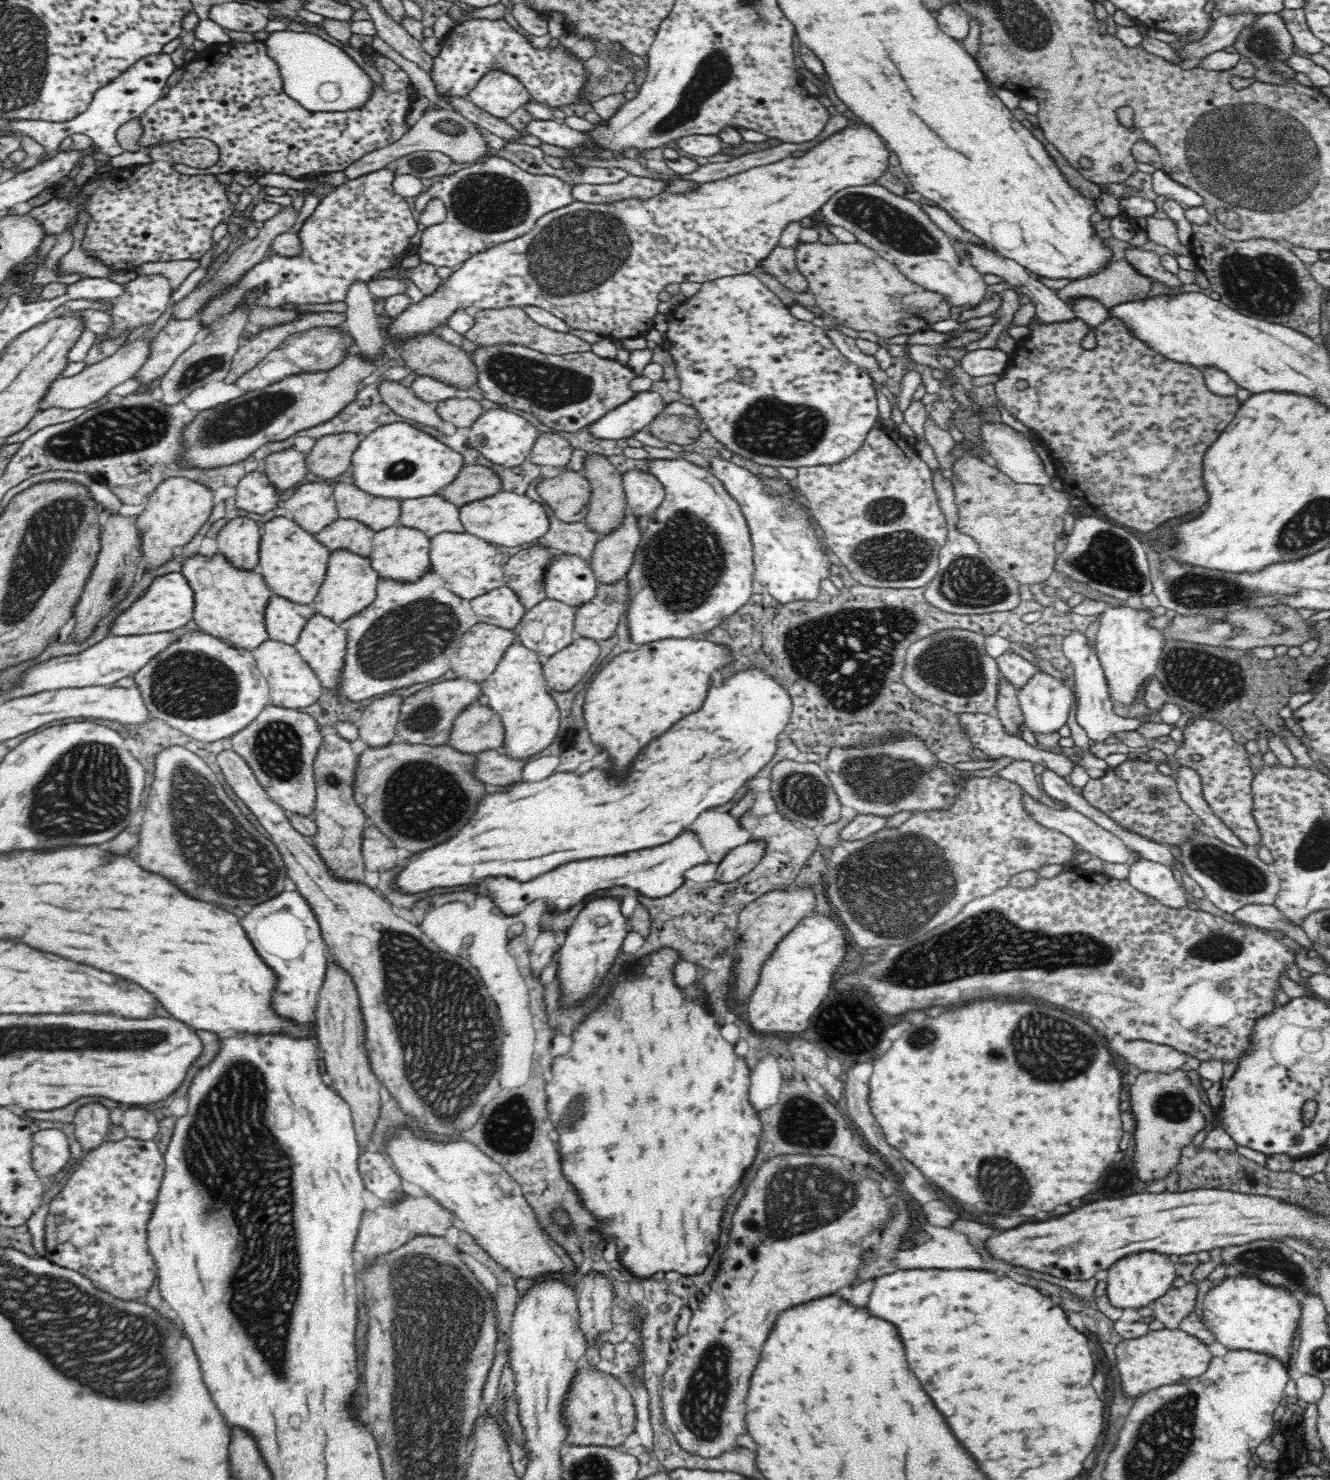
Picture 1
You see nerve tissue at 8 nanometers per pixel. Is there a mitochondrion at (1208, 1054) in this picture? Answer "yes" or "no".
no

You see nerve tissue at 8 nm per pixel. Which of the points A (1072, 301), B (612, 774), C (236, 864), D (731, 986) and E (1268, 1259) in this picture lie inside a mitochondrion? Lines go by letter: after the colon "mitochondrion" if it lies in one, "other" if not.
A: other
B: other
C: mitochondrion
D: other
E: mitochondrion

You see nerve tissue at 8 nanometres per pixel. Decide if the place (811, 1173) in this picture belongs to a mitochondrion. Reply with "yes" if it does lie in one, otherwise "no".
yes

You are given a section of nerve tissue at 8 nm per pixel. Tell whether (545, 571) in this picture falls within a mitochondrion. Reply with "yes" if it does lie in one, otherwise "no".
no

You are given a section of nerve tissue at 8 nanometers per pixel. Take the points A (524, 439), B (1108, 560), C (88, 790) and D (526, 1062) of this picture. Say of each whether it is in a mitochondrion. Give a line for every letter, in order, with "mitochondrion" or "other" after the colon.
A: other
B: mitochondrion
C: mitochondrion
D: other

